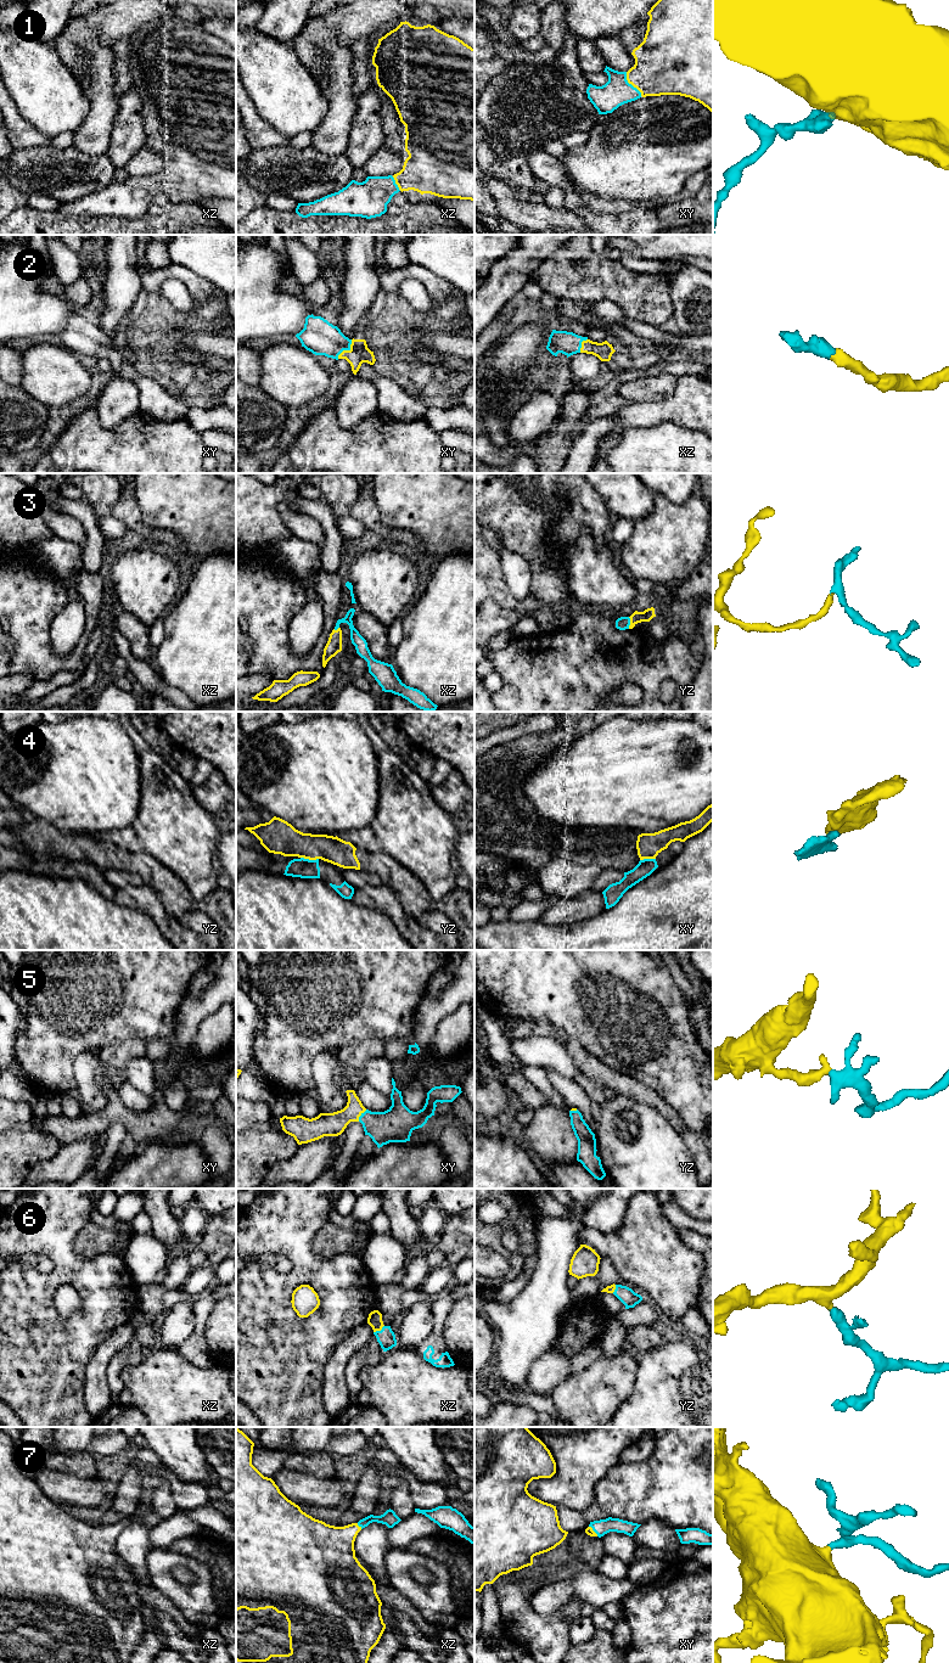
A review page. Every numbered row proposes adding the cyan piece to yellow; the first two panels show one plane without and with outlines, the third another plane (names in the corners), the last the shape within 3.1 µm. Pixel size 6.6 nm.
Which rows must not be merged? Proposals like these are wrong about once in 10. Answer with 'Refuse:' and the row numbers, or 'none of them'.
Refuse: 4

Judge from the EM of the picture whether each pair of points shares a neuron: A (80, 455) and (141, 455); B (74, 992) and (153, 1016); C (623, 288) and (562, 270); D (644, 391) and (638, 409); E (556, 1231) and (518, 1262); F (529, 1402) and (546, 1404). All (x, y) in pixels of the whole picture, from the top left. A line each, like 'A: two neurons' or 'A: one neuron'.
A: one neuron
B: one neuron
C: one neuron
D: two neurons
E: two neurons
F: one neuron

